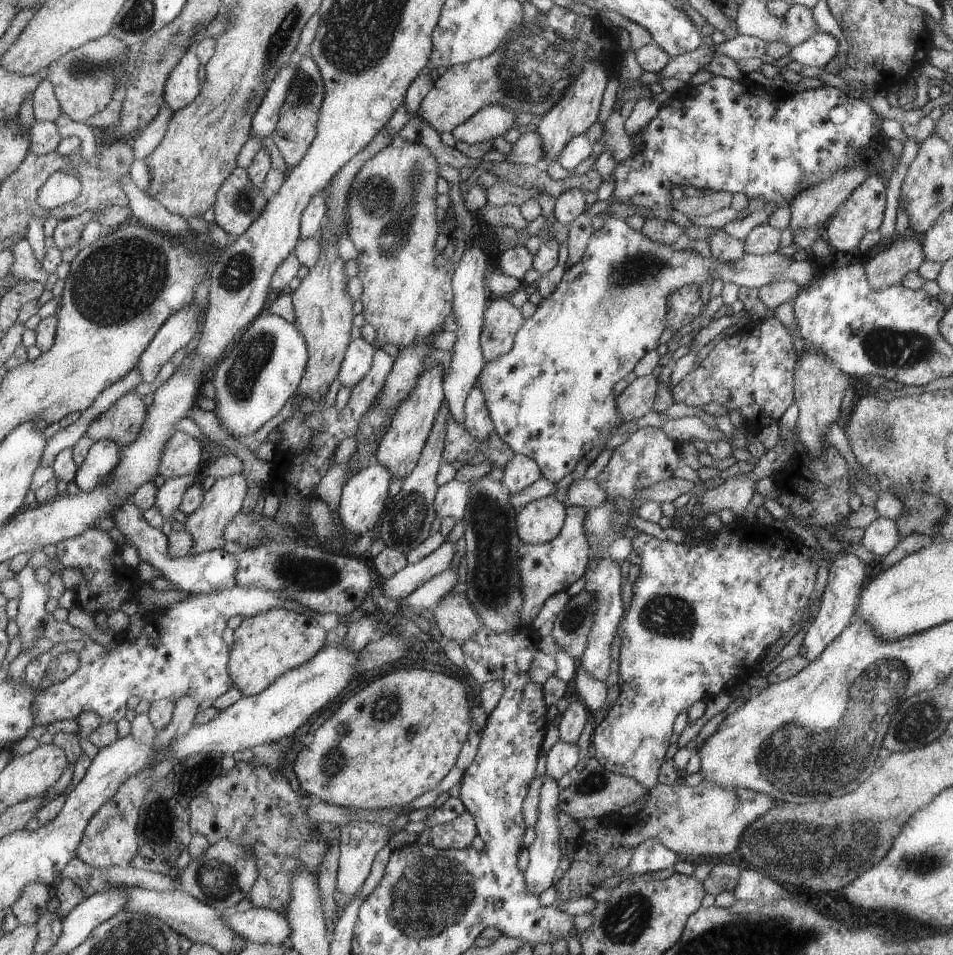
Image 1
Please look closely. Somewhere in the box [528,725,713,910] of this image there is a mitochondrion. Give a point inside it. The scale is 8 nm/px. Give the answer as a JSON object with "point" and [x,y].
{"point":[596,782]}

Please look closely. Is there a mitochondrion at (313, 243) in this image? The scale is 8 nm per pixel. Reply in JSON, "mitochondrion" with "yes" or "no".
{"mitochondrion":"no"}

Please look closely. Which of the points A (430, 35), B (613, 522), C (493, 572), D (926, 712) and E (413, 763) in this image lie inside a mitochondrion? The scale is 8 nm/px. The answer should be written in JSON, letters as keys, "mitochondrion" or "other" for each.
{"A":"other","B":"mitochondrion","C":"mitochondrion","D":"mitochondrion","E":"other"}

